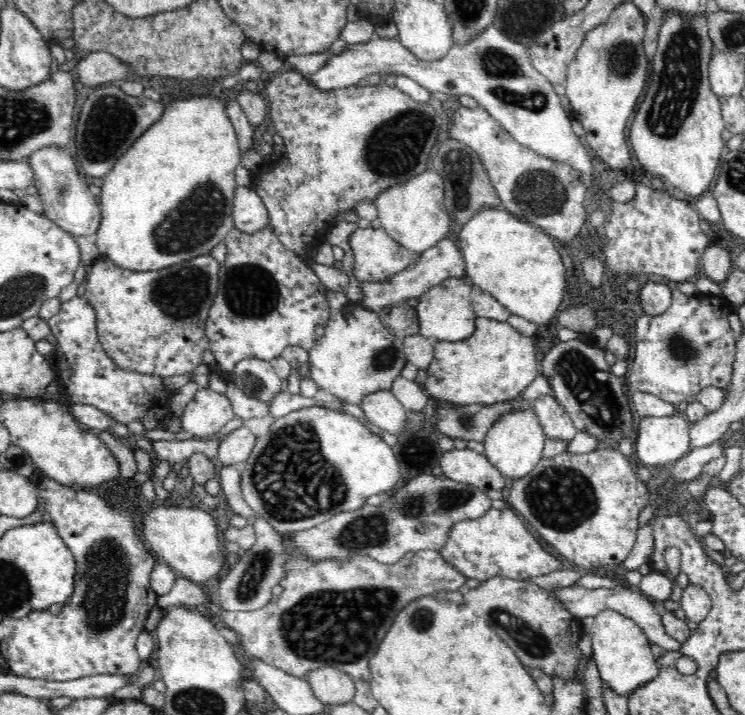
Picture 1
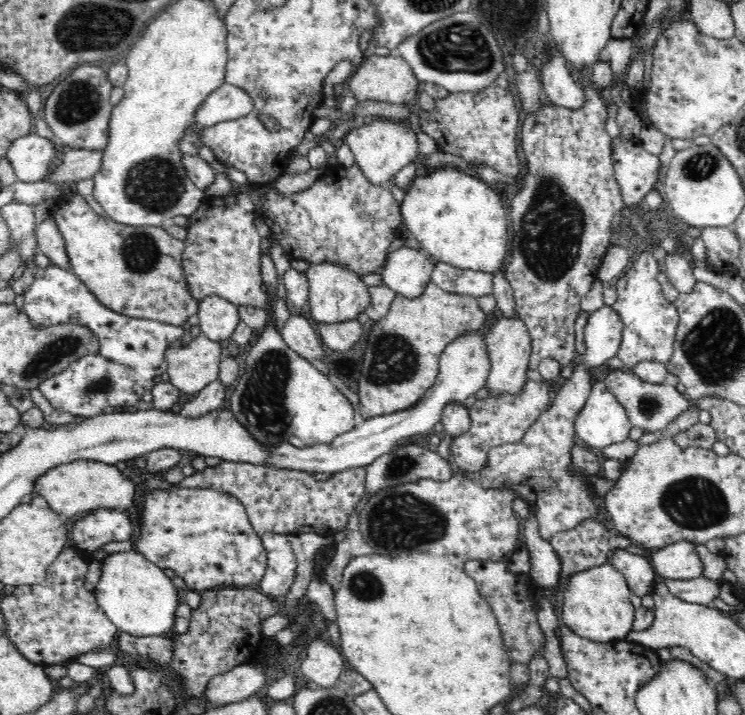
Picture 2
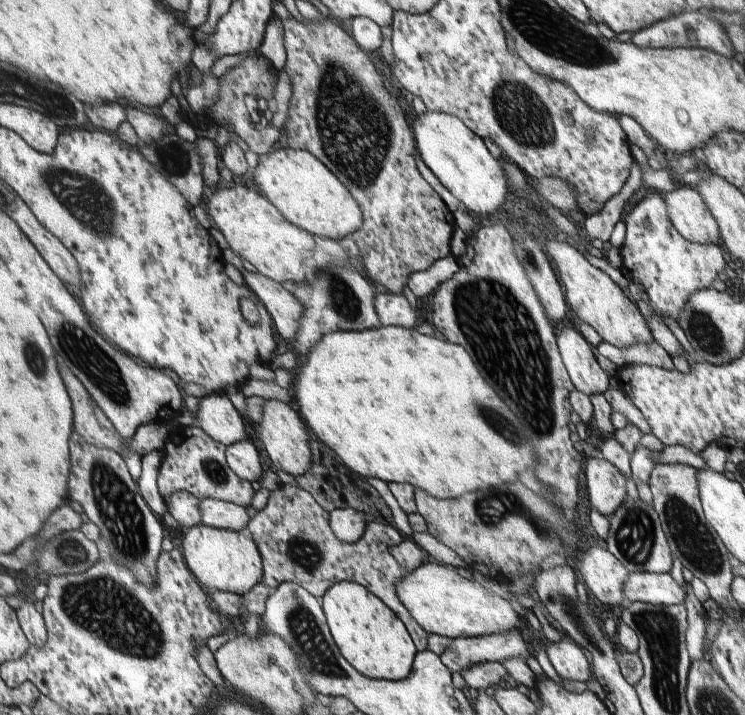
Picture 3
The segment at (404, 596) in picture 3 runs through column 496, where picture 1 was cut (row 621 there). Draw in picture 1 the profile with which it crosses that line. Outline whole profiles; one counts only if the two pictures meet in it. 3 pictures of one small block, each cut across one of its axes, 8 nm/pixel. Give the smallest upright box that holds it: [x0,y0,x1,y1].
[590,610,658,699]

